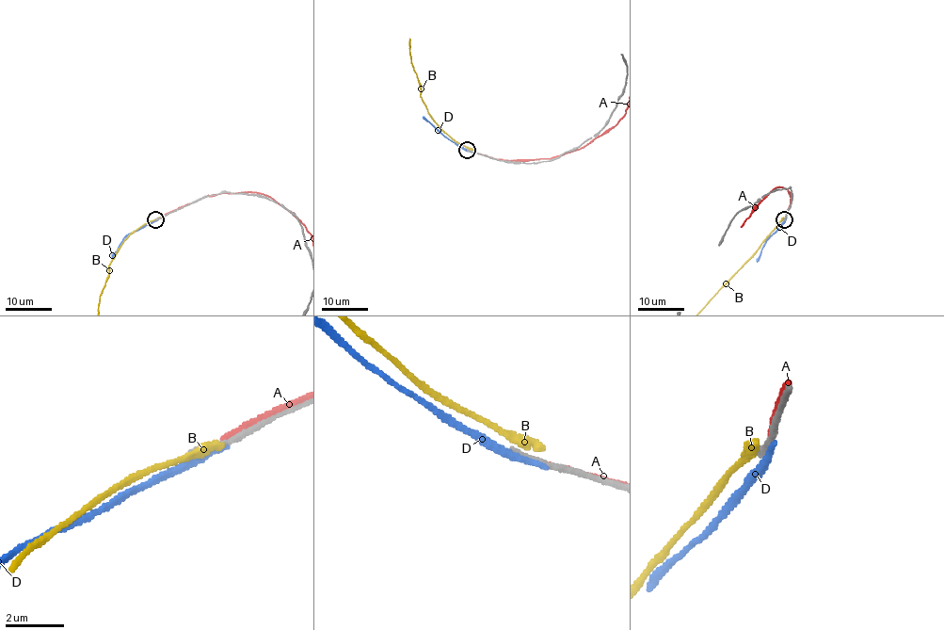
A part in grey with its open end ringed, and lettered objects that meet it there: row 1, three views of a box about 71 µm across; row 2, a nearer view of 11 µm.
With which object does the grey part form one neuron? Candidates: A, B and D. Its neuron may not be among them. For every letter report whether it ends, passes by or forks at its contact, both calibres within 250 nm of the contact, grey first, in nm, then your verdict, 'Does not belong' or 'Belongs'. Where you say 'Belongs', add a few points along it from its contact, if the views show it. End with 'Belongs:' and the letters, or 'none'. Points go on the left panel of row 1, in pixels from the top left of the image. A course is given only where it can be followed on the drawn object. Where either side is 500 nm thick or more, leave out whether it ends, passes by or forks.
A: It passes by. Thickness 190 nm (grey) against 170 nm. Does not belong
B: It ends there. Thickness 280 nm (grey) against 380 nm. Does not belong
D: It ends there. Thickness 280 nm (grey) against 280 nm. Does not belong
Belongs: none

